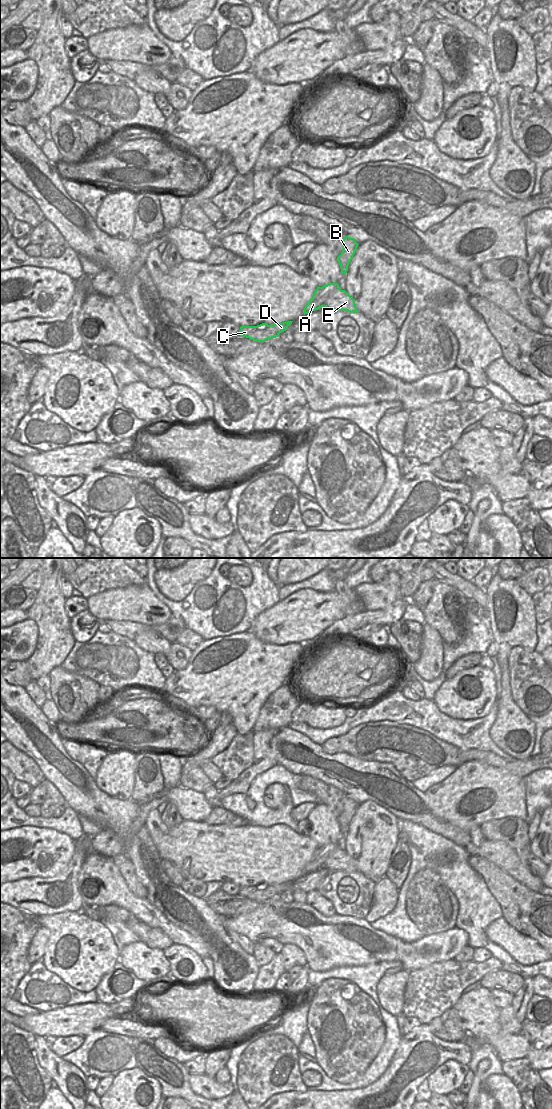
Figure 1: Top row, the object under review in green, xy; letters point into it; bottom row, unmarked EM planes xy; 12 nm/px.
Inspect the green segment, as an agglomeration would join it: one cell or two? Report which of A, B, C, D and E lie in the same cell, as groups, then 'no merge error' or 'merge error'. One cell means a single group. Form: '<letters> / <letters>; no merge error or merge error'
A B C D / E; merge error

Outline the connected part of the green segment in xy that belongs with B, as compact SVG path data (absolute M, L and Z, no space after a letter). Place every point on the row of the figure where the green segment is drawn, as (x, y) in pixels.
M346 236L343 239L343 250L341 254L337 257L337 261L341 268L341 273L346 275L348 271L348 266L357 250L358 243L351 237Z

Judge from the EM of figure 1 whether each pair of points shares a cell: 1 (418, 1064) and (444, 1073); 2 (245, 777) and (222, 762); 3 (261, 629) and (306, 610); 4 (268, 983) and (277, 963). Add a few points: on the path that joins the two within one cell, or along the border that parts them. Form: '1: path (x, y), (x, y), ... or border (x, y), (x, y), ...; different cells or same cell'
1: border (457, 1061), (445, 1061), (426, 1079); different cells
2: border (254, 763), (245, 768), (232, 781); different cells
3: path (272, 626), (295, 619); same cell
4: path (269, 978), (274, 973), (274, 968); same cell

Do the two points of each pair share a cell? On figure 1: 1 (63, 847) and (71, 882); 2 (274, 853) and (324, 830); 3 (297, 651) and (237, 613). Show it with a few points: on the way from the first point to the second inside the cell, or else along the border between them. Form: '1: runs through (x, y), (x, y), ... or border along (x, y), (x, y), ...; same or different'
1: border along (75, 844), (68, 866), (62, 872), (47, 878); different
2: border along (308, 835), (317, 846); different
3: border along (246, 630), (223, 636); different

